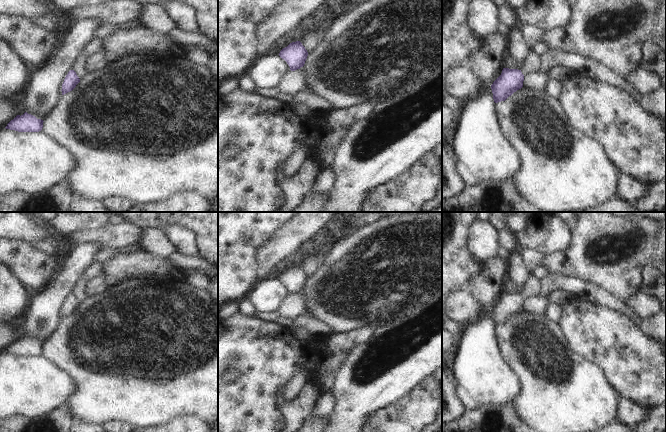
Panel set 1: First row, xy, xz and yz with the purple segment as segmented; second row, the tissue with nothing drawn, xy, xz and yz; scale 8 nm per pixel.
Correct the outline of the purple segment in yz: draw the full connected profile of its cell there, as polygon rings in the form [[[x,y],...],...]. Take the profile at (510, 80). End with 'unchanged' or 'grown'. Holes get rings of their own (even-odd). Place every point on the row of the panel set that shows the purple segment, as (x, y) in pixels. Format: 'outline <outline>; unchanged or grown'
outline [[[530,50],[520,70],[503,68],[501,75],[491,85],[495,103],[505,101],[514,92],[523,87],[524,77],[531,72],[538,72],[541,57]]]; grown

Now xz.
outline [[[296,41],[283,48],[279,56],[287,62],[291,71],[295,71],[304,66],[308,52],[300,41]]]; unchanged

